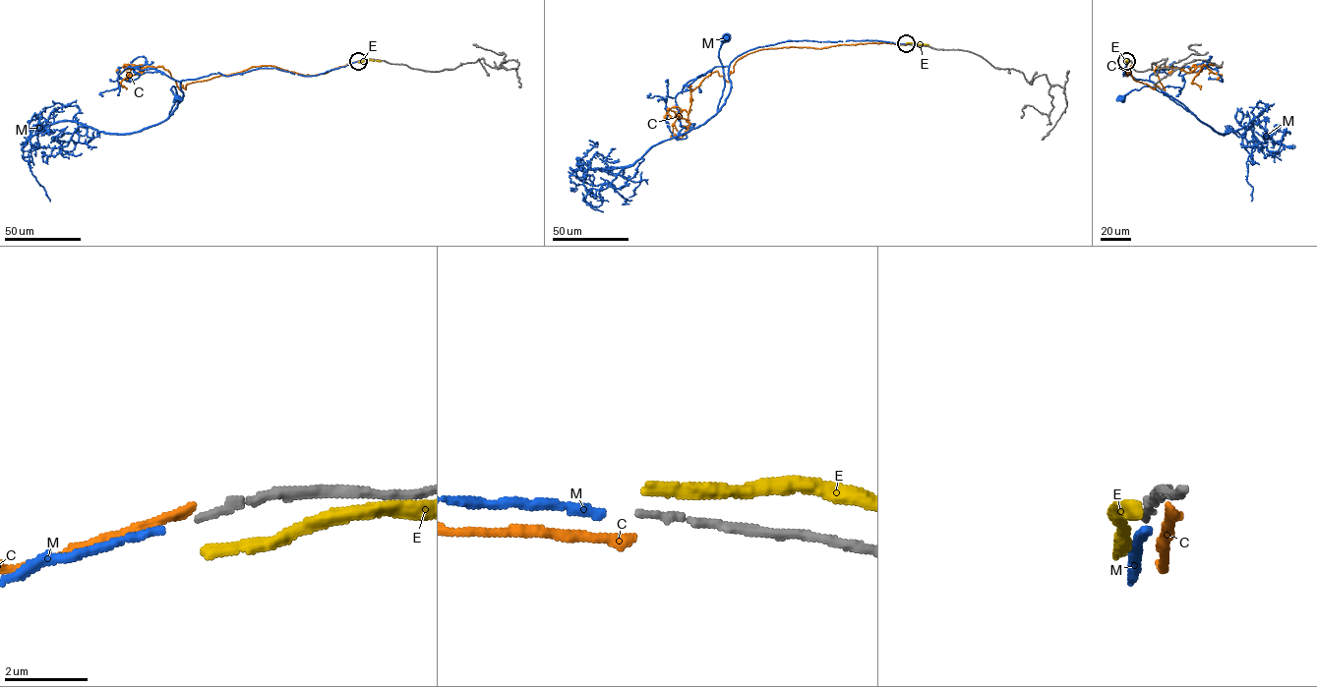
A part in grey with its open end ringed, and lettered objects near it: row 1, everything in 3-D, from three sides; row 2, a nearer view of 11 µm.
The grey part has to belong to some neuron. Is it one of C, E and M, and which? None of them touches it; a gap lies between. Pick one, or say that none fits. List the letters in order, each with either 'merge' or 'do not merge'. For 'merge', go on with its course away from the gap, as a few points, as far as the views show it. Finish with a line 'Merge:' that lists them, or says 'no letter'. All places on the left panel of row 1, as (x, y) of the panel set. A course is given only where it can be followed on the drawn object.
C: do not merge
E: do not merge
M: merge | via (357, 61), (316, 75), (274, 68), (209, 74), (180, 82), (183, 96), (170, 115), (173, 85), (177, 98)
Merge: M

